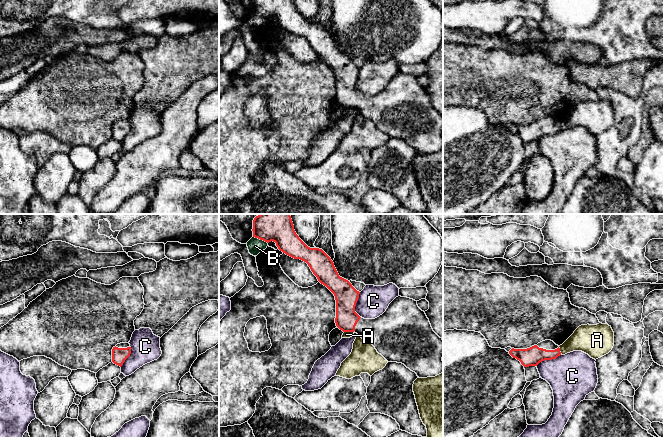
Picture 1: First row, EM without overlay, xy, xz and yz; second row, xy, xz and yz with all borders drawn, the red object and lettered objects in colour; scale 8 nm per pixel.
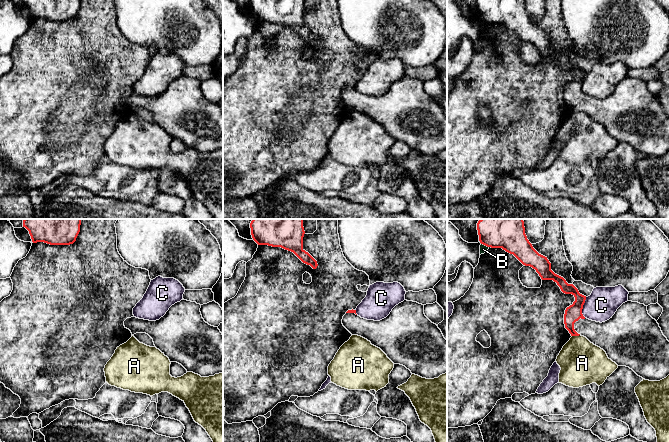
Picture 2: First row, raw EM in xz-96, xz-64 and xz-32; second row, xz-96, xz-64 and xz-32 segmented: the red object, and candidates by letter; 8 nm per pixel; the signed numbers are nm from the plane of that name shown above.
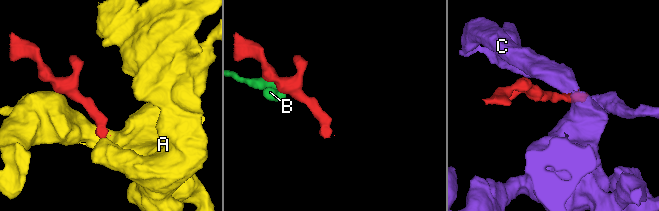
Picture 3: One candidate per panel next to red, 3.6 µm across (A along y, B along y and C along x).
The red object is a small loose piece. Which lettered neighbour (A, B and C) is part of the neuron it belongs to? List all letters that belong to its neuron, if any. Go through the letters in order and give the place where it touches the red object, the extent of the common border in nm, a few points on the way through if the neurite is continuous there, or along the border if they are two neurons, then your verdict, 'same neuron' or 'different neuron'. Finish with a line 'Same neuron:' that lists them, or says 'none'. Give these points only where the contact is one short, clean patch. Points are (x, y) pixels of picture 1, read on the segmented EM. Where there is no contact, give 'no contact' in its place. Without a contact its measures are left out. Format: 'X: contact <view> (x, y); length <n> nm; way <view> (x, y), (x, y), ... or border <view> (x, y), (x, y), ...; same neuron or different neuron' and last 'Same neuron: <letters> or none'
A: contact xz (349, 331); length 80 nm; border xz (344, 331), (353, 332); different neuron
B: contact xz (260, 239); length 130 nm; border xz (253, 236), (267, 243); different neuron
C: contact xz (355, 305); length 200 nm; border xz (359, 292), (355, 312), (360, 317); different neuron
Same neuron: none

